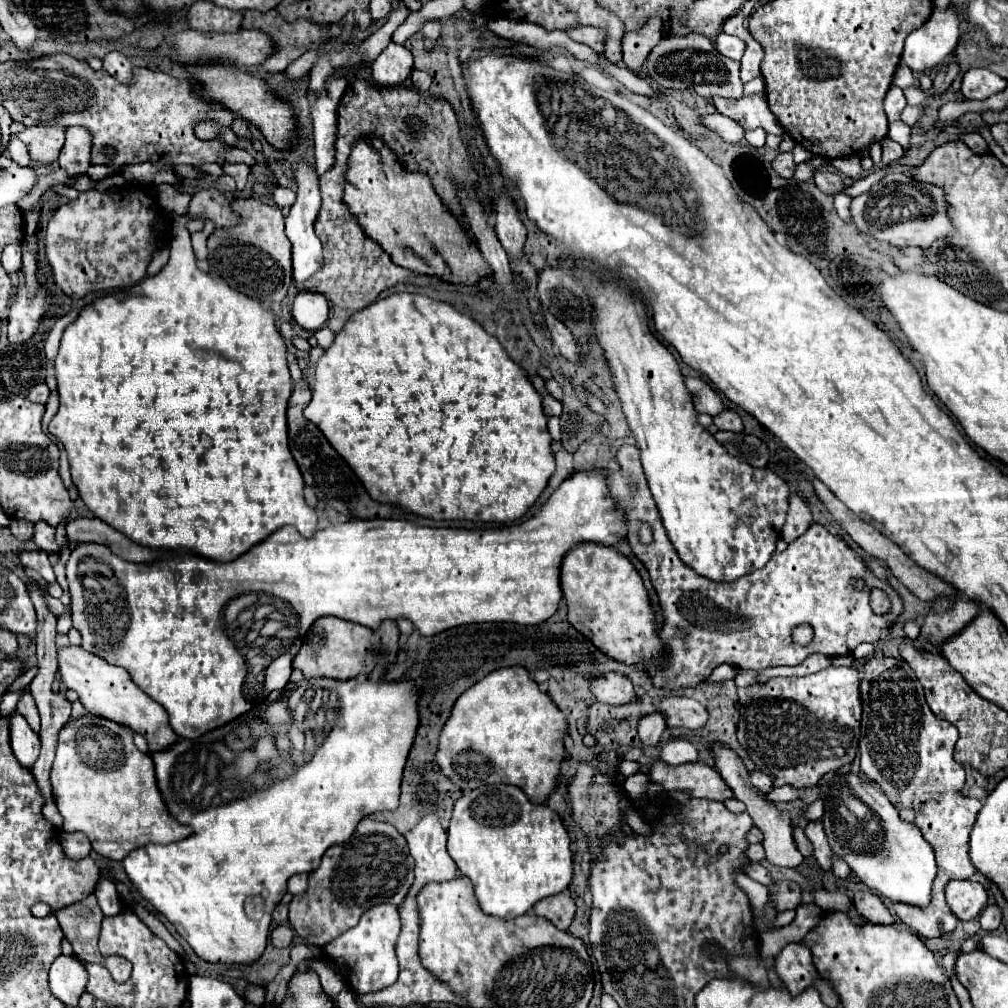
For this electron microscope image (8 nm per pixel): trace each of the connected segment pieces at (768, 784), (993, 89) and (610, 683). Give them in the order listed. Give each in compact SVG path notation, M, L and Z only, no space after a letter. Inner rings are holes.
M753 771L753 773L751 773L751 783L753 783L759 791L763 791L763 793L769 793L771 787L773 787L773 781L771 781L769 775L765 775L763 771Z
M969 69L963 75L961 93L965 99L987 99L995 93L1001 93L1007 87L1007 81L989 69Z
M607 673L599 679L593 679L591 691L601 703L607 703L613 707L621 707L637 701L637 693L633 691L631 681L621 673Z

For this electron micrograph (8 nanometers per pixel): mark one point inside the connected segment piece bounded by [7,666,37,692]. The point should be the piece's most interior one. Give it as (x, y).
(23, 681)

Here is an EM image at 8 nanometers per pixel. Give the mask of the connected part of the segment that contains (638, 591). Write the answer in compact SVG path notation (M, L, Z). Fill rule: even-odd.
M579 543L571 547L561 563L561 589L569 609L569 623L605 655L627 665L639 661L649 663L661 657L647 589L633 563L615 547L601 543Z

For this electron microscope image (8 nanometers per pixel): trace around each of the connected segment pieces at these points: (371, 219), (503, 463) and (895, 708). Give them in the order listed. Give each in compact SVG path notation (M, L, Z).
M359 141L349 157L349 173L345 183L345 195L343 201L349 205L353 215L359 219L365 235L381 243L381 247L391 255L393 263L405 269L411 269L415 273L423 275L437 275L443 281L461 283L461 285L477 285L481 277L491 275L489 267L485 265L485 259L481 257L477 245L471 241L471 237L459 227L455 217L443 207L441 199L431 187L431 181L427 175L419 173L407 173L395 159L395 153L385 145L377 143L371 145L369 141Z
M393 293L385 299L377 299L375 303L363 307L353 313L341 333L337 333L333 345L323 353L323 357L315 365L315 381L313 381L313 399L305 407L303 415L315 423L333 449L351 465L357 477L363 481L365 489L375 501L395 503L409 513L417 513L423 517L431 517L435 521L443 519L467 519L467 521L515 521L525 515L525 511L535 503L535 499L545 489L549 477L555 471L555 459L551 453L551 435L547 431L547 417L543 415L541 397L533 389L525 371L513 363L503 347L499 345L495 335L489 335L475 319L465 313L459 313L447 303L429 299L425 295L415 293Z
M873 657L863 667L859 685L863 719L859 737L861 773L877 783L889 801L897 807L917 809L915 825L931 843L937 857L937 877L933 883L933 899L925 909L895 905L897 917L921 937L939 937L953 931L957 917L945 901L945 885L951 879L969 879L975 867L969 859L969 833L981 803L959 795L965 783L965 769L953 759L953 749L959 739L957 727L945 719L937 719L929 709L923 687L915 679L915 671L899 657Z

